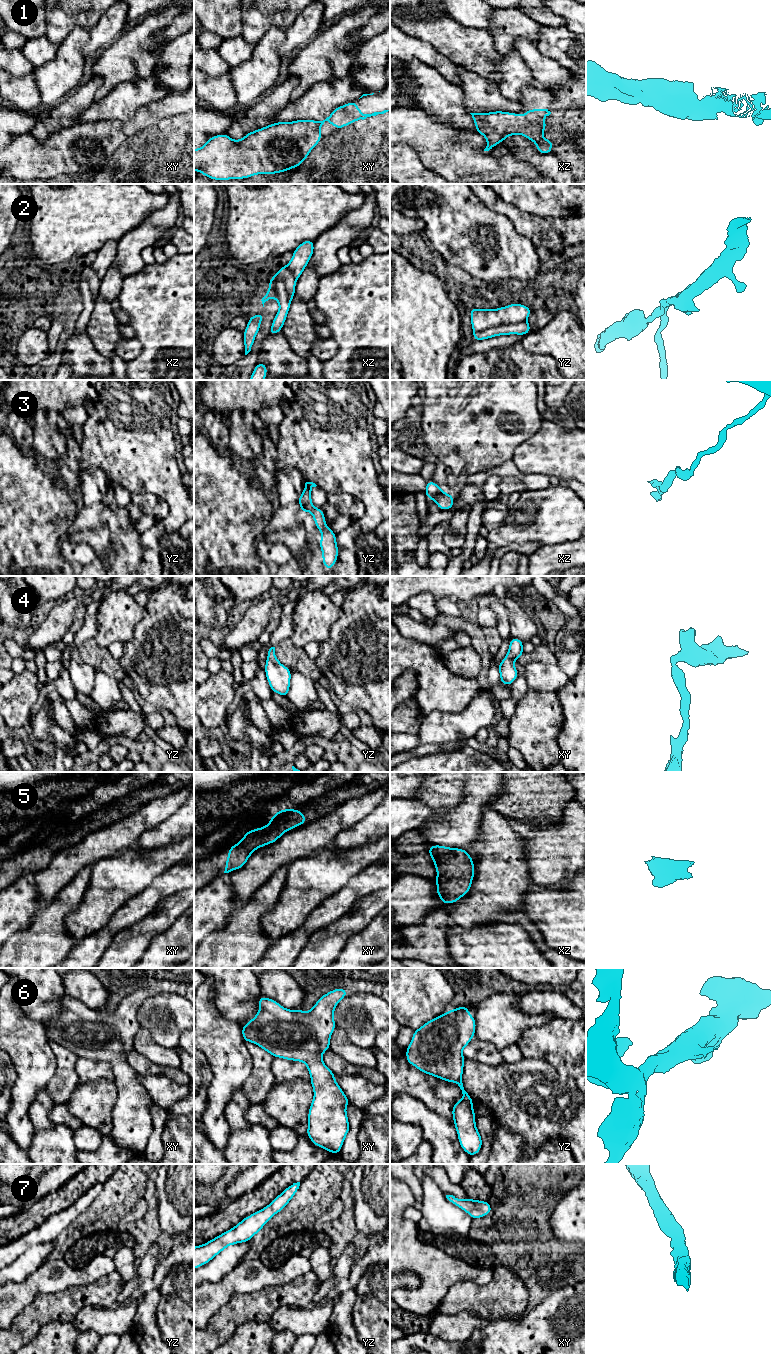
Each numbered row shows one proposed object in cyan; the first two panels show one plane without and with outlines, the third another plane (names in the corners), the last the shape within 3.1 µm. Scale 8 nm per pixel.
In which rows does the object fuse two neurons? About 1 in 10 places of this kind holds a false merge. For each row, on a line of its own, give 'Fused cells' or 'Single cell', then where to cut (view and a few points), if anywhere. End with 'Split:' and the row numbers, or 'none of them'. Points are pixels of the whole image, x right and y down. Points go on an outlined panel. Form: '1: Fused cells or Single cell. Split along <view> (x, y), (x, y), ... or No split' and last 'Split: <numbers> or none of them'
1: Single cell. No split
2: Single cell. No split
3: Fused cells. Split along xz (442, 492), (435, 500)
4: Single cell. No split
5: Single cell. No split
6: Single cell. No split
7: Single cell. No split
Split: 3

